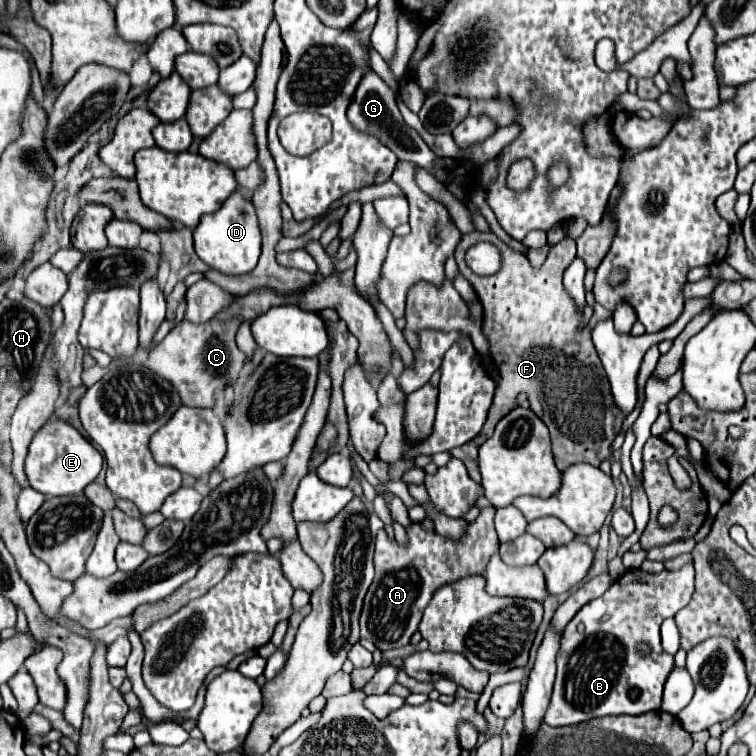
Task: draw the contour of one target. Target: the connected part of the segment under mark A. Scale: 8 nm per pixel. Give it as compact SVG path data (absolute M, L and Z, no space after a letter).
M484 508L478 520L468 526L468 532L460 542L442 538L436 532L424 532L420 524L412 524L408 528L408 538L410 542L404 548L396 542L390 542L384 528L376 536L376 578L364 600L360 628L362 638L370 640L380 650L406 646L412 634L418 630L422 612L432 600L434 592L464 576L484 574L488 560L500 546L494 530L494 508Z

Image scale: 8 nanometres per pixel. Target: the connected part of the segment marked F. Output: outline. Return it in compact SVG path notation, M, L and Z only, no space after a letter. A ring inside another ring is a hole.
M476 230L462 236L454 258L460 274L474 286L484 308L484 334L490 342L492 358L500 370L500 384L482 432L472 442L454 448L450 454L466 464L472 480L480 482L478 448L492 436L494 430L490 428L496 428L498 420L518 406L518 394L526 392L530 408L550 430L558 470L562 472L578 462L594 464L594 438L616 438L624 416L618 408L614 408L610 384L592 344L590 330L584 328L578 332L582 314L576 312L576 306L562 284L564 270L576 258L576 242L572 238L564 238L550 248L542 268L532 268L524 254L508 248L496 234ZM476 242L490 242L500 250L502 268L496 274L476 278L466 266L464 254Z

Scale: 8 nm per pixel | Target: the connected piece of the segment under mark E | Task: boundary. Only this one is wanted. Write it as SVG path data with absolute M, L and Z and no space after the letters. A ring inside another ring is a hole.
M54 416L38 430L26 456L26 476L30 480L30 486L44 494L46 498L82 492L88 484L96 480L100 470L102 470L100 452L76 428Z

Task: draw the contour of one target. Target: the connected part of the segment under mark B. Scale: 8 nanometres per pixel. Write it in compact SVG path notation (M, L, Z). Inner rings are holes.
M692 564L678 572L662 570L660 574L628 570L600 598L582 606L560 638L556 656L558 672L544 722L558 728L598 716L660 710L664 682L674 668L674 656L664 652L660 644L660 624L676 616L676 612L690 602L692 592ZM642 640L650 642L650 656L636 652L636 644Z

